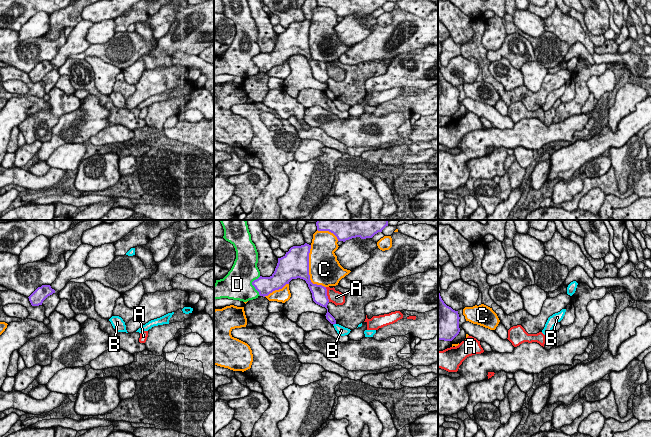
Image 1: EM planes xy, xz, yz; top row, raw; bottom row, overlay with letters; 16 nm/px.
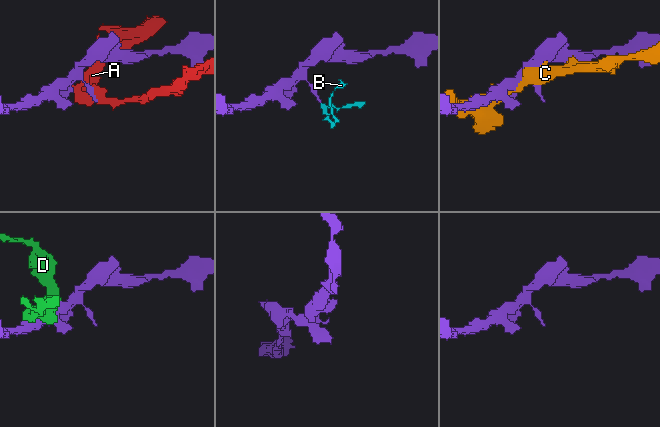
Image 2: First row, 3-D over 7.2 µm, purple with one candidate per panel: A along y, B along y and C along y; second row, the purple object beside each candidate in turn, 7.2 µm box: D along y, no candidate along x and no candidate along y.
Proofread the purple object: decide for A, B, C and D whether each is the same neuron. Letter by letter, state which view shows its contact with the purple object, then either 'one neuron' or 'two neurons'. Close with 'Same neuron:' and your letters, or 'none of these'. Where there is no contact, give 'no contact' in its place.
A: xz | two neurons
B: xz | two neurons
C: xz | two neurons
D: xz | two neurons
Same neuron: none of these

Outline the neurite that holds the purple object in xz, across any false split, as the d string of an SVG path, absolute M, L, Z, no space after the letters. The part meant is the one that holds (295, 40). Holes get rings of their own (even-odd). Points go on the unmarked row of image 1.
M305 19L301 22L293 22L286 30L278 34L274 49L270 53L260 52L252 58L260 72L268 72L275 66L282 65L292 55L303 55L308 60L313 77L327 85L326 95L331 100L336 100L335 94L328 88L329 75L327 65L322 61L313 60L309 51L309 29L311 21Z

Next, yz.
M438 68L438 116L452 117L460 108L458 87L447 82Z

